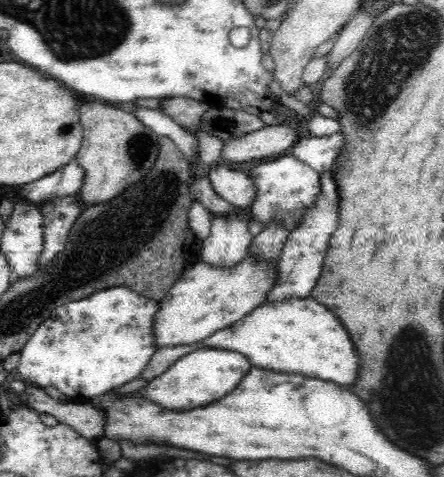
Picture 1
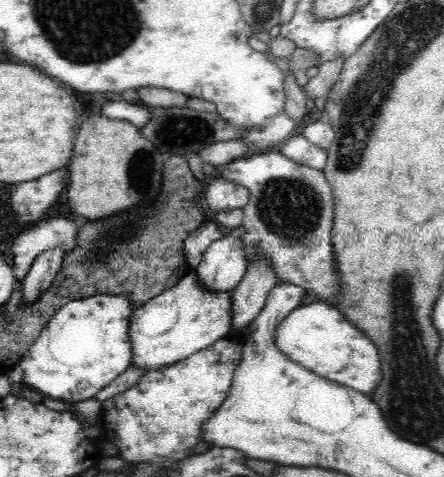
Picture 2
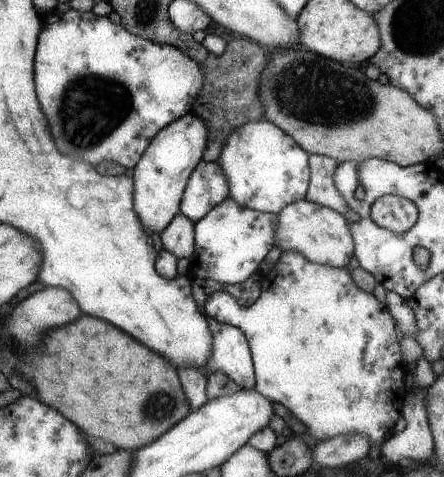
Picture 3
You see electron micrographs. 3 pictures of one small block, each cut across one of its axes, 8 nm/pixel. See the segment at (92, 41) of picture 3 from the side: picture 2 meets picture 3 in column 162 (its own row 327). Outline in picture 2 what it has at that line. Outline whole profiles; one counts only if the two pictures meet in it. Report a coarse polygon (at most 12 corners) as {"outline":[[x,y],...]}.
{"outline":[[126,296],[72,300],[20,358],[26,388],[94,398],[132,366]]}

